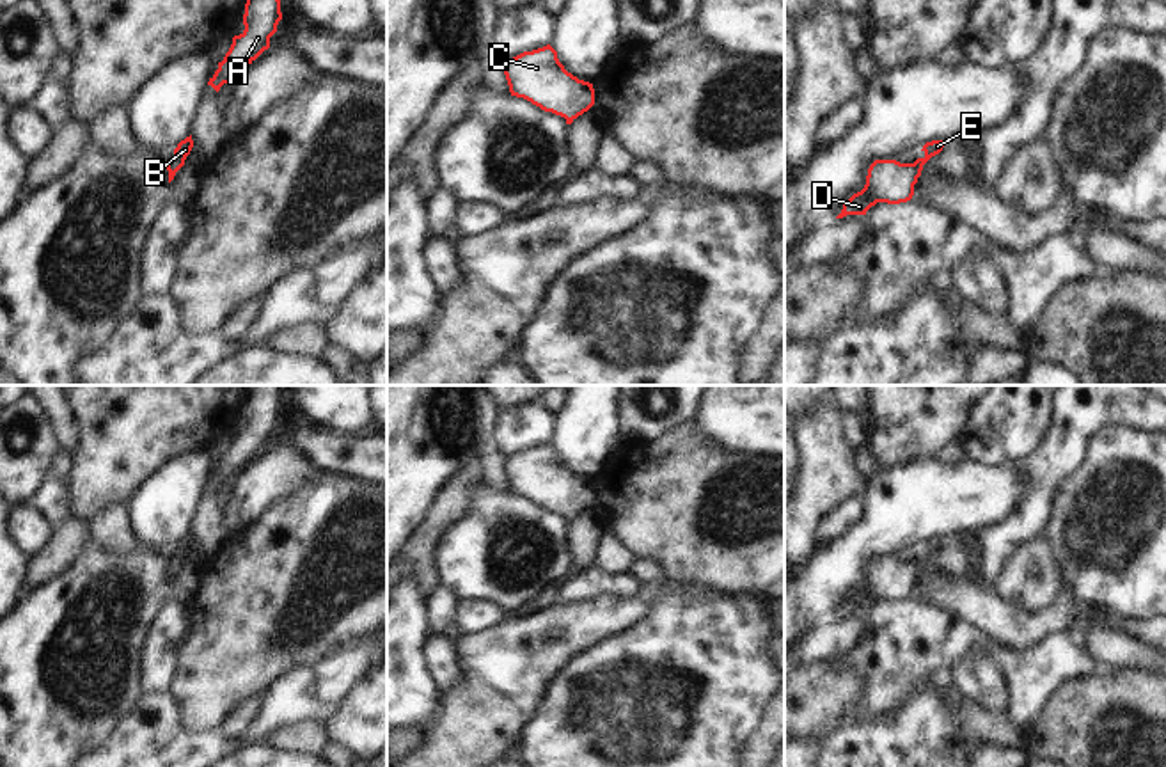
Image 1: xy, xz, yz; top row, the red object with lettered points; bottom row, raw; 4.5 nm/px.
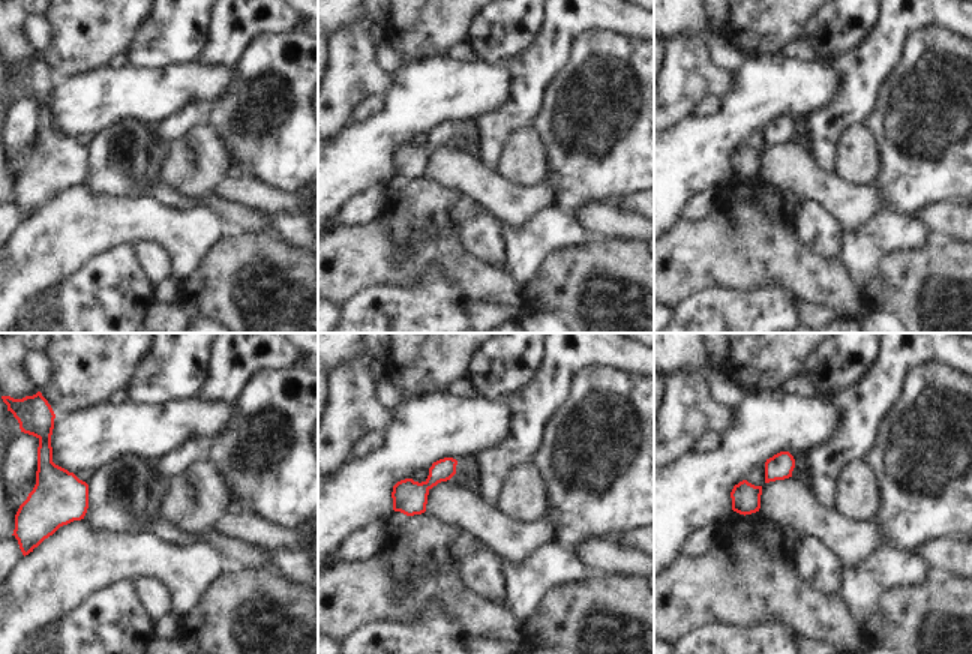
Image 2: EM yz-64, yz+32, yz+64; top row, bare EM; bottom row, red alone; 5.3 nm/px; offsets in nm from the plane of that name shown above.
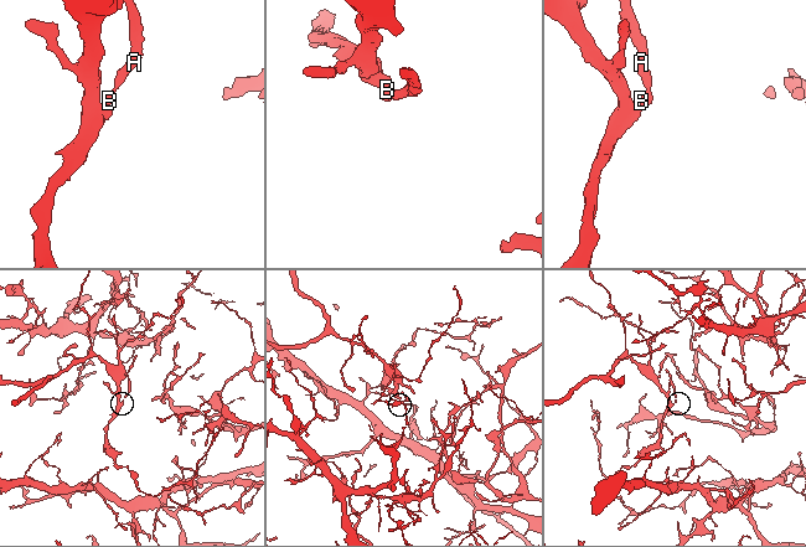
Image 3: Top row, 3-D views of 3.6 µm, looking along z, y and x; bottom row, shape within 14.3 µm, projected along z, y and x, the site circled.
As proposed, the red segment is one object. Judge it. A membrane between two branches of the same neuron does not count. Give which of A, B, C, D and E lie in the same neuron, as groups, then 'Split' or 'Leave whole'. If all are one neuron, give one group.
Groups: A B C D E. Leave whole.

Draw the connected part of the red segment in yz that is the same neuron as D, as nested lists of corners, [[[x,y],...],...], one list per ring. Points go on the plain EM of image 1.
[[[932,538],[923,543],[923,556],[914,561],[900,561],[896,557],[875,557],[866,573],[866,582],[854,591],[836,616],[847,613],[866,613],[877,600],[900,602],[914,593],[914,582],[921,573],[923,563],[944,545],[942,538]]]

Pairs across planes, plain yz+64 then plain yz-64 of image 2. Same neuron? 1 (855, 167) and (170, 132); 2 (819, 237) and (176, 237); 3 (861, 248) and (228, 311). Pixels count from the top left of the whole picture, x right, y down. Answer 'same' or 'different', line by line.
1: different
2: different
3: different

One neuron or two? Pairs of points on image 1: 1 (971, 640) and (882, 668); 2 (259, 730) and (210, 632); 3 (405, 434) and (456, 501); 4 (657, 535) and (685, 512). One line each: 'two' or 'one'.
1: one
2: two
3: two
4: one

